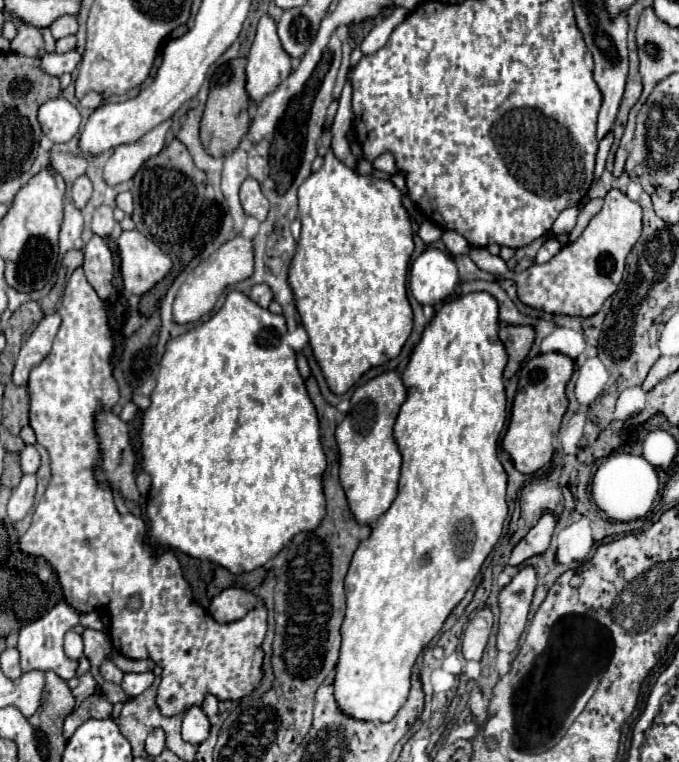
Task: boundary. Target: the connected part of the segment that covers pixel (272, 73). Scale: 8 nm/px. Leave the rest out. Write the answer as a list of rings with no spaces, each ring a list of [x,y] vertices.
[[[264,15],[258,23],[246,65],[246,91],[250,103],[260,103],[260,99],[272,93],[290,75],[290,71],[290,57],[280,45],[276,23],[268,15]]]

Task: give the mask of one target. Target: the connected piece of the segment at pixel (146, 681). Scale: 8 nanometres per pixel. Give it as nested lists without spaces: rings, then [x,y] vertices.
[[[126,673],[122,679],[122,689],[126,691],[126,695],[136,697],[140,695],[144,689],[148,689],[154,681],[152,673]]]

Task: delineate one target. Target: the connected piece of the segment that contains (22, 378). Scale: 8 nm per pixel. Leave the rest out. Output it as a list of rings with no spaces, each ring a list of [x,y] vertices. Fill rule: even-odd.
[[[58,313],[48,315],[38,323],[38,327],[30,335],[30,339],[22,345],[22,351],[16,359],[16,367],[14,367],[14,375],[12,375],[14,385],[24,387],[28,383],[30,371],[50,353],[52,341],[58,333],[58,327],[60,327],[60,315]]]

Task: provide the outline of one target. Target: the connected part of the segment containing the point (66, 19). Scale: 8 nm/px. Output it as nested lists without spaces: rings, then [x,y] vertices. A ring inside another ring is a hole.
[[[62,15],[60,19],[54,19],[54,23],[50,25],[50,31],[52,31],[54,39],[66,37],[66,35],[78,31],[78,21],[74,15]]]

